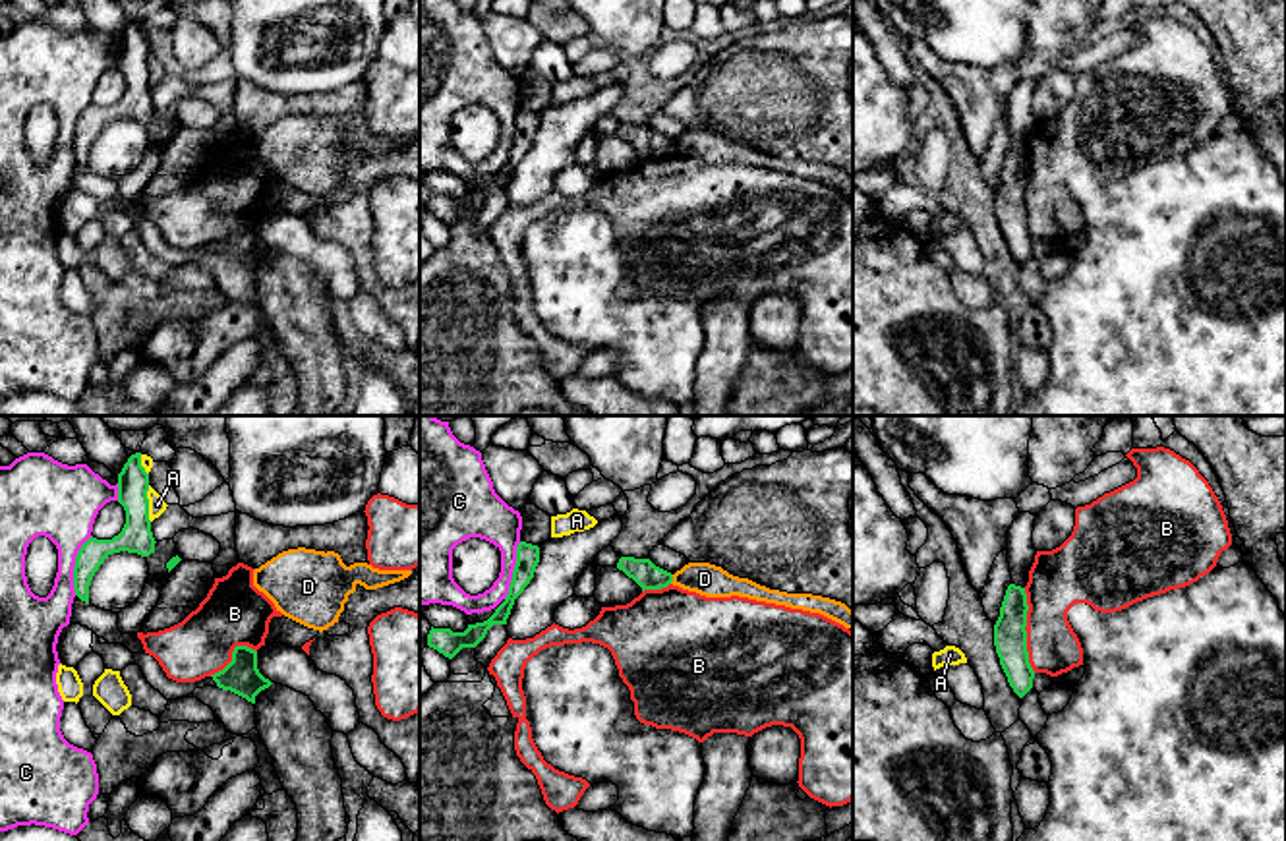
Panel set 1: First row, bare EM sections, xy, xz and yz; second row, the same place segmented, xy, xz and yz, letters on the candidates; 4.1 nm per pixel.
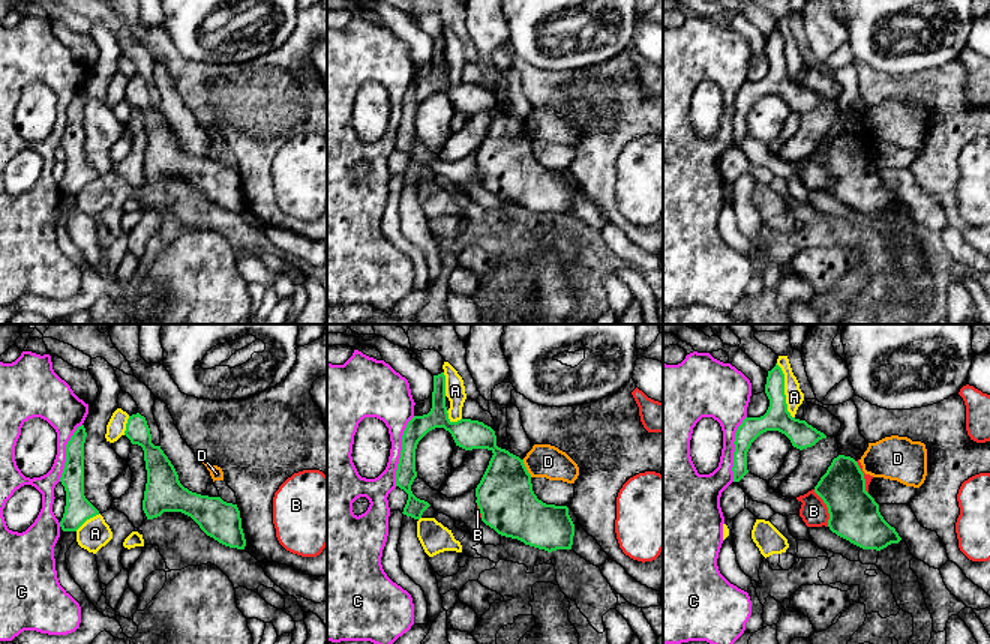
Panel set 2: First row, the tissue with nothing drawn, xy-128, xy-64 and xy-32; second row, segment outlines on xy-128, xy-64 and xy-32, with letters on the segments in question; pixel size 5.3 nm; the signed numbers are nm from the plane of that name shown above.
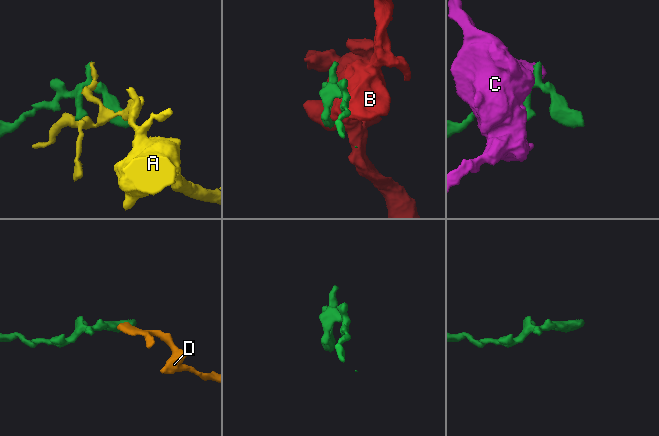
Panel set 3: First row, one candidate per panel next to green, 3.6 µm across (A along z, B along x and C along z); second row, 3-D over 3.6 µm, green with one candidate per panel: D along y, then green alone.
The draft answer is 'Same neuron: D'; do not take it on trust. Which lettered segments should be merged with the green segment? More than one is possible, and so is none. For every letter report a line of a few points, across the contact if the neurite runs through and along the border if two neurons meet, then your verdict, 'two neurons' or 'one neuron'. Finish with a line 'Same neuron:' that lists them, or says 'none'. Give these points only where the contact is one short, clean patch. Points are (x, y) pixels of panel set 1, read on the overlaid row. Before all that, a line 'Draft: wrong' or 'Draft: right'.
Draft: wrong
A: two neurons
B: yz (1023, 588), (1027, 604), (1025, 650), (1027, 662), (1035, 671) | two neurons
C: two neurons
D: xz (673, 575), (670, 582) | two neurons
Same neuron: none

